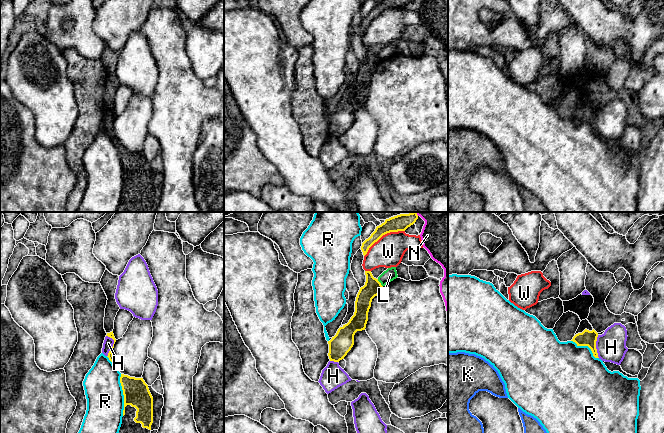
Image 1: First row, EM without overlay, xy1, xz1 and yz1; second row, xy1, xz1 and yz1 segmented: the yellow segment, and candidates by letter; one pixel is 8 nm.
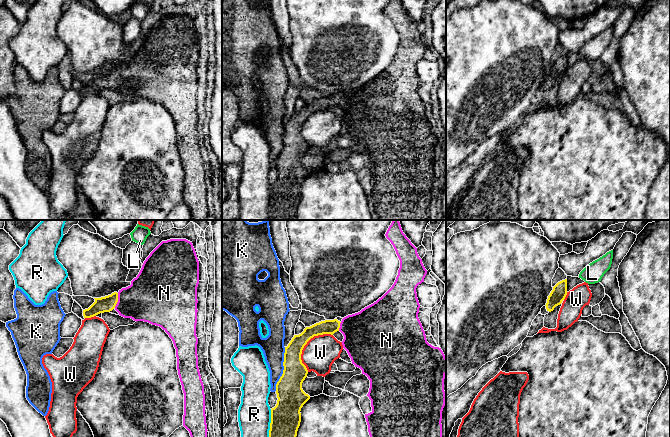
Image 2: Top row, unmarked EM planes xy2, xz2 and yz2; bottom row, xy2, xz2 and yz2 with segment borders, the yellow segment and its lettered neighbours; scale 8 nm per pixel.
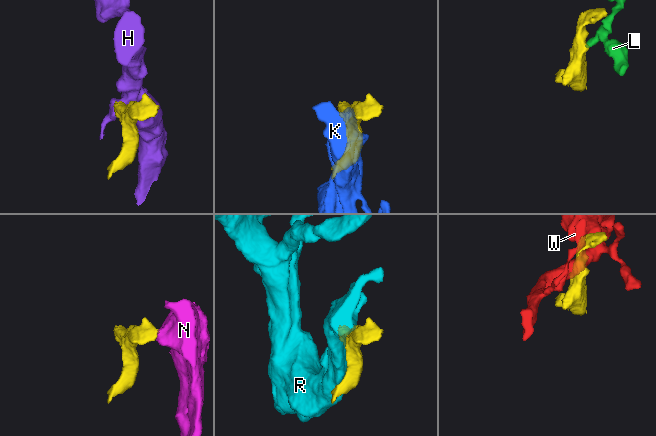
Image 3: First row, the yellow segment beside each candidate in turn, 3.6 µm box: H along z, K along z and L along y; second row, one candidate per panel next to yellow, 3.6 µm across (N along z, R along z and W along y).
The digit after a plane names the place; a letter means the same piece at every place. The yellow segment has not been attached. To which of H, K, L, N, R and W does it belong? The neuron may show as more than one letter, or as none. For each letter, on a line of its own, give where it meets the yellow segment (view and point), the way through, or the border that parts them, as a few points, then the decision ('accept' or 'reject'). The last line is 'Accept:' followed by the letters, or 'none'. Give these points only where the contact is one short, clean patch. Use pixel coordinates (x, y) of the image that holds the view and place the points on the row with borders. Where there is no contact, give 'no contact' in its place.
H: contact xy1 (113, 345); border xy1 (106, 335), (113, 340), (113, 346), (107, 356); reject
K: contact xz2 (284, 369); reject
L: contact xz1 (380, 283); border xz1 (377, 279), (382, 286); reject
N: contact xy2 (117, 300); way xy2 (104, 304), (117, 300), (148, 298); accept
R: contact xy1 (123, 394); reject
W: contact xz2 (306, 343); reject
Accept: N

